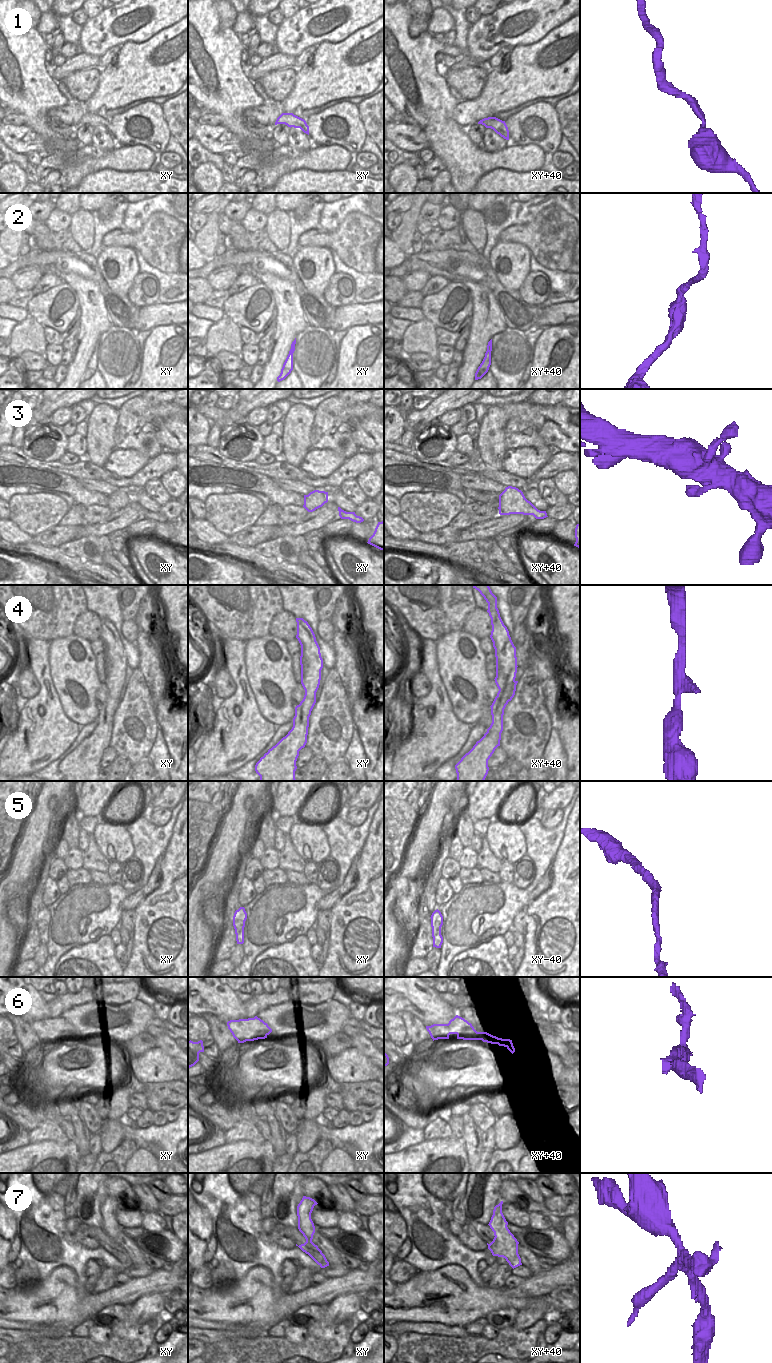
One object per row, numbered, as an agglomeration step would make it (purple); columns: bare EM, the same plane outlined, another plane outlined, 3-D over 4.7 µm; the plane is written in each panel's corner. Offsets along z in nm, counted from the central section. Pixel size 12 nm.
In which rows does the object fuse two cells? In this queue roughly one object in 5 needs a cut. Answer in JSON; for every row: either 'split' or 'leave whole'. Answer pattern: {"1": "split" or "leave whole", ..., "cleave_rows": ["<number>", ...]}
{"1": "leave whole", "2": "leave whole", "3": "leave whole", "4": "leave whole", "5": "split", "6": "leave whole", "7": "split", "cleave_rows": ["5", "7"]}

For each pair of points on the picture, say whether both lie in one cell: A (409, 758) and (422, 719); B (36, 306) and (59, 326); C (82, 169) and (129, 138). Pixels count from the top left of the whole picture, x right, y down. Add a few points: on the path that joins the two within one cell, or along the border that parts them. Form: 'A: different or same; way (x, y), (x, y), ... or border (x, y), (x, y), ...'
A: same; way (419, 748), (422, 745), (422, 729)
B: same; way (42, 311), (53, 322)
C: different; border (118, 144), (143, 145)

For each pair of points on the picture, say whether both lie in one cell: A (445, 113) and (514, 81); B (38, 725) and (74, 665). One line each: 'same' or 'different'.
A: different
B: different

